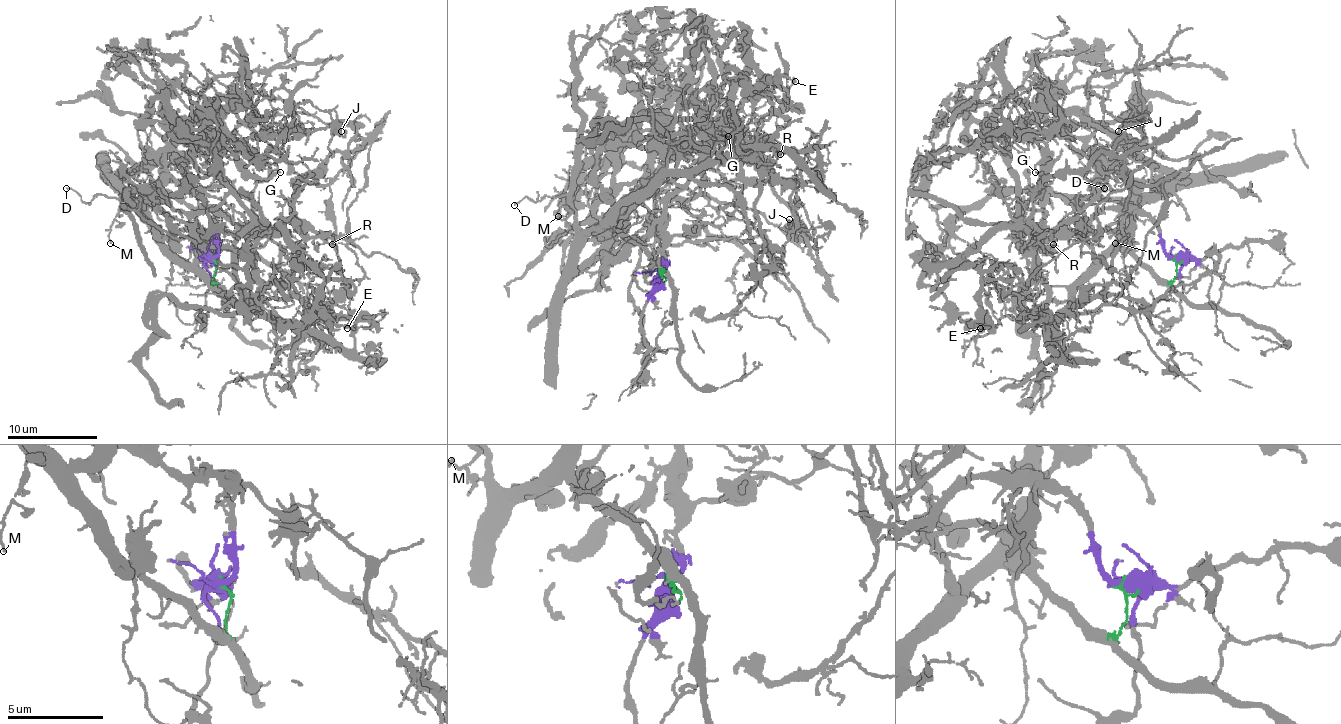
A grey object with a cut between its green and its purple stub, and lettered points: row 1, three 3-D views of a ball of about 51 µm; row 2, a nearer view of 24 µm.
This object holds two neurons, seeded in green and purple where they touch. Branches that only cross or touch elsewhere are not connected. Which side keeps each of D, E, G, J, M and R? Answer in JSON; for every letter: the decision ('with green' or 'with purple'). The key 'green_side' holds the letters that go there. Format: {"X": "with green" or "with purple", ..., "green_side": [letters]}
{"D": "with green", "E": "with purple", "G": "with purple", "J": "with purple", "M": "with green", "R": "with purple", "green_side": ["D", "M"]}

